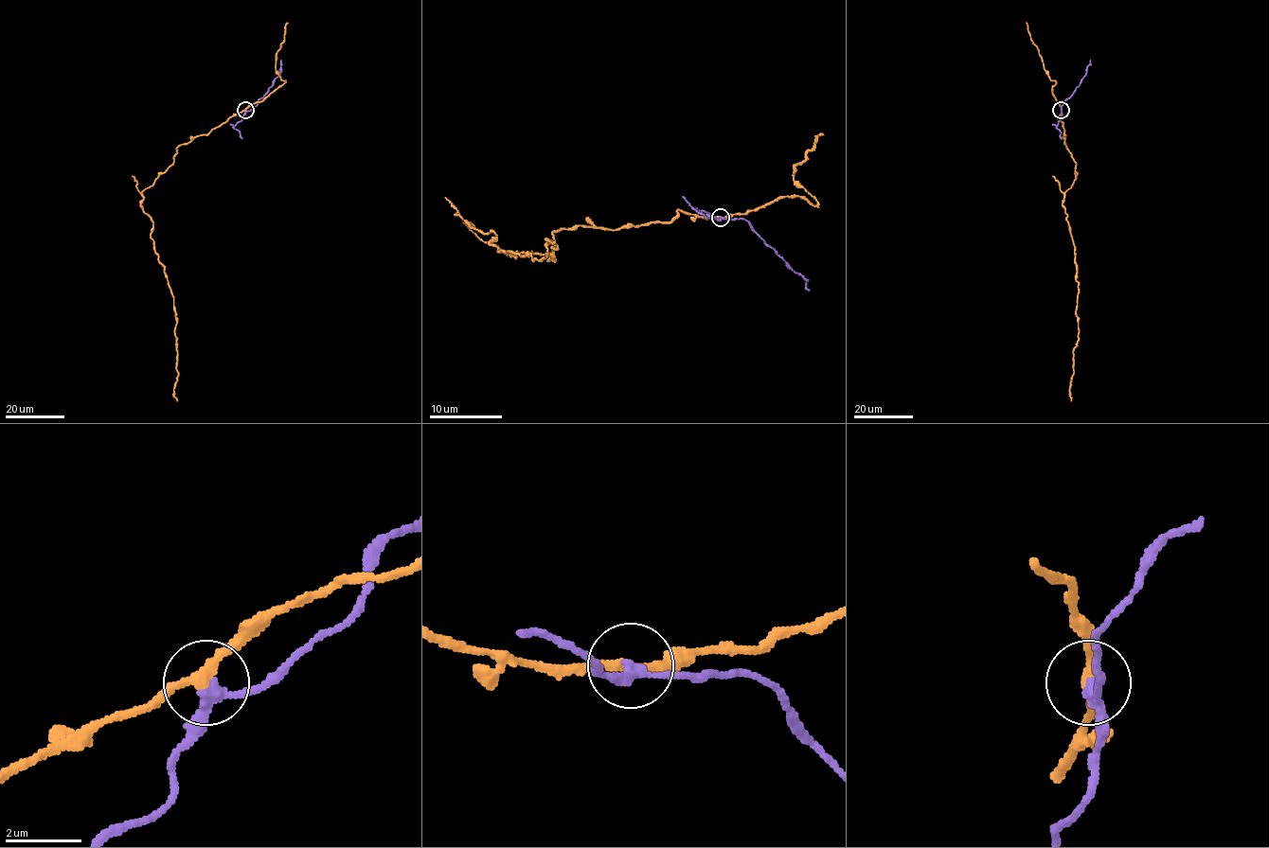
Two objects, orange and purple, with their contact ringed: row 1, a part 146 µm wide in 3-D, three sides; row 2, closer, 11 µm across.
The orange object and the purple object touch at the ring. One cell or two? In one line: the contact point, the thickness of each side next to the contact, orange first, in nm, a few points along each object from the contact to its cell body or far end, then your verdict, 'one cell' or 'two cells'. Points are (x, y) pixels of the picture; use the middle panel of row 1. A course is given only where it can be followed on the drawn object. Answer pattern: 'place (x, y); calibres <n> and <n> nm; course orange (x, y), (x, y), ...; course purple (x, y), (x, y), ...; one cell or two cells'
place (721, 217); calibres 240 and 240 nm; course orange (721, 217), (563, 229), (544, 255), (504, 253), (466, 221), (534, 260), (553, 260), (554, 241); course purple (721, 217), (744, 219), (750, 227), (804, 278), (808, 289); two cells

